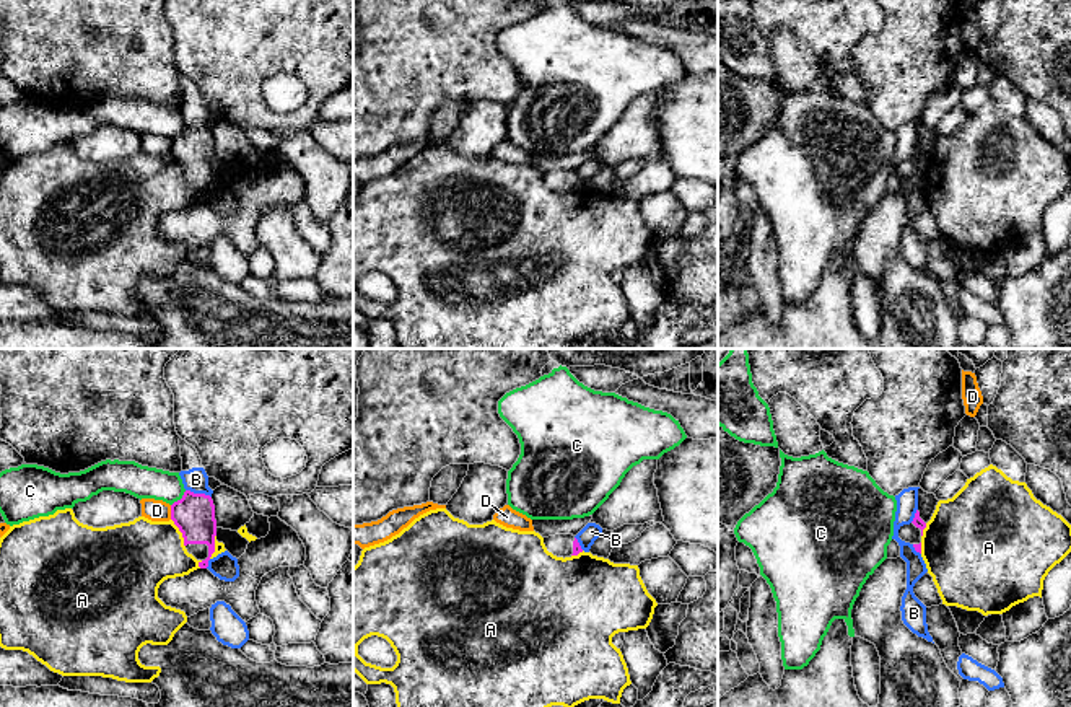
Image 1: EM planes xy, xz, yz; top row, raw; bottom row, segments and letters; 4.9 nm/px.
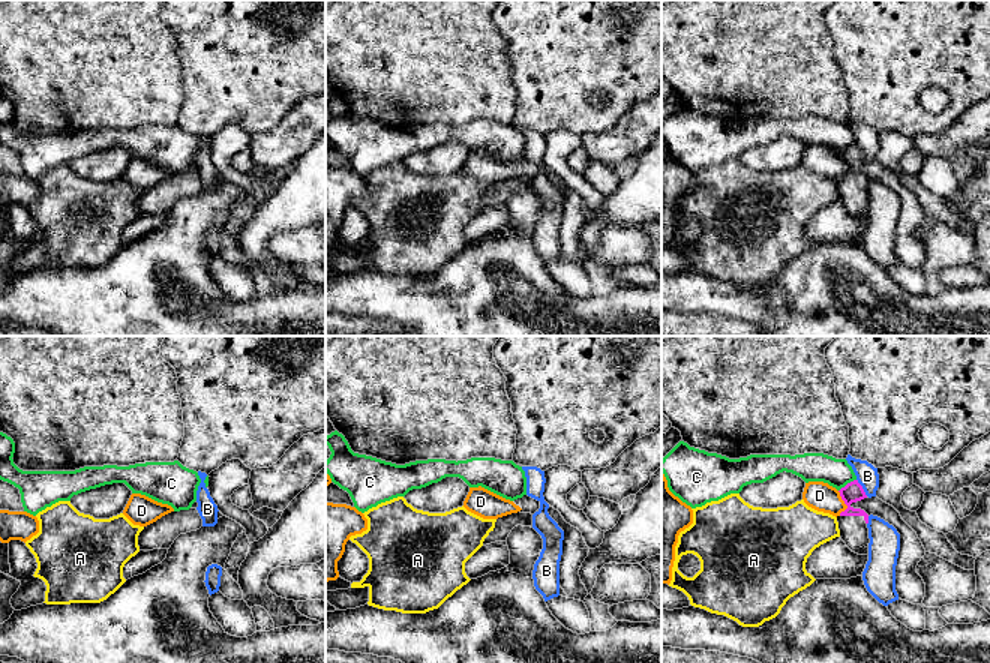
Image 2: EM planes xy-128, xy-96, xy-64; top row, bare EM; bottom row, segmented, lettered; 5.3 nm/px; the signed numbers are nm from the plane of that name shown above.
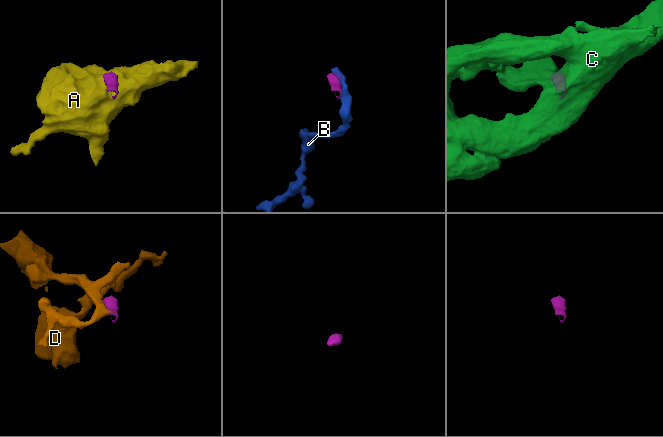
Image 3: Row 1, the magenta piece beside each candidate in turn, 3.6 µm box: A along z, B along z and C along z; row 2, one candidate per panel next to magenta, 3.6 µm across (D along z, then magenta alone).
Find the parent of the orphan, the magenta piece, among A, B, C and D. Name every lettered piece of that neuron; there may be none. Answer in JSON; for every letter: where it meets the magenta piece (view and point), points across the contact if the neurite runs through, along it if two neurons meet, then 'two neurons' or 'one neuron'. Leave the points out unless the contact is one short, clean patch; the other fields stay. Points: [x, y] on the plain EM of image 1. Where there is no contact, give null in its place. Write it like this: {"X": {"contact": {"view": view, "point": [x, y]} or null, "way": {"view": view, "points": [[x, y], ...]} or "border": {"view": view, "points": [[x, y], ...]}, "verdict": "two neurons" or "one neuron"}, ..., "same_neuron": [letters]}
{"A": {"contact": {"view": "xy", "point": [181, 166]}, "border": {"view": "xy", "points": [[171, 153], [181, 168], [184, 181]]}, "verdict": "two neurons"}, "B": {"contact": {"view": "xy", "point": [199, 129]}, "border": {"view": "xy", "points": [[186, 124], [210, 132]]}, "verdict": "two neurons"}, "C": {"contact": {"view": "xy", "point": [181, 134]}, "border": {"view": "xy", "points": [[186, 126], [171, 140]]}, "verdict": "two neurons"}, "D": {"contact": {"view": "xy", "point": [171, 147]}, "border": {"view": "xy", "points": [[170, 140], [171, 153]]}, "verdict": "two neurons"}, "same_neuron": []}

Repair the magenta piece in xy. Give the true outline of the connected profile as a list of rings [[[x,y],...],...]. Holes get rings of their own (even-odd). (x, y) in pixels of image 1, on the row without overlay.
[[[186,125],[182,134],[171,140],[171,155],[182,168],[187,187],[199,195],[200,204],[207,204],[216,171],[212,132]]]

